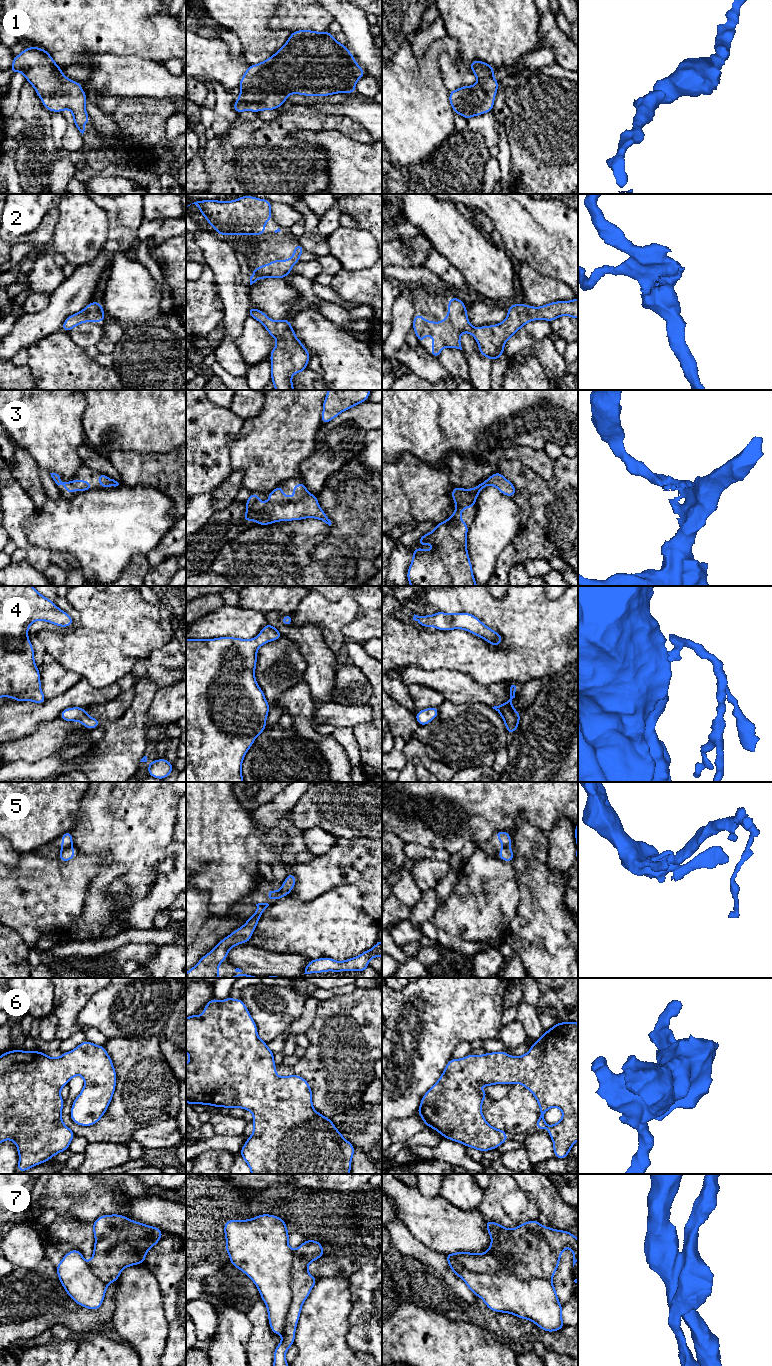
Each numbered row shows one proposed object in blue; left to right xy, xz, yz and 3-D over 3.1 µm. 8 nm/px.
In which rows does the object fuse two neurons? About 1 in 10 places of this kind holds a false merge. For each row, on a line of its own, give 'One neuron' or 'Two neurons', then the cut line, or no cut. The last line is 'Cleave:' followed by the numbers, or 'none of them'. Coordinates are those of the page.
1: One neuron. No split
2: One neuron. No split
3: One neuron. No split
4: One neuron. No split
5: One neuron. No split
6: One neuron. No split
7: Two neurons. Split along yz (454, 1253), (471, 1271), (507, 1270), (521, 1278), (550, 1280)
Cleave: 7

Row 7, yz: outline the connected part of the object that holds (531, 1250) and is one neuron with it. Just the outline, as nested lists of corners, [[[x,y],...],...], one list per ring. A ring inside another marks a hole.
[[[485,1220],[491,1244],[487,1252],[456,1252],[458,1262],[471,1272],[495,1274],[508,1271],[521,1279],[552,1280],[566,1247],[573,1252],[573,1267],[578,1261],[578,1239],[573,1233],[527,1221],[515,1229]]]

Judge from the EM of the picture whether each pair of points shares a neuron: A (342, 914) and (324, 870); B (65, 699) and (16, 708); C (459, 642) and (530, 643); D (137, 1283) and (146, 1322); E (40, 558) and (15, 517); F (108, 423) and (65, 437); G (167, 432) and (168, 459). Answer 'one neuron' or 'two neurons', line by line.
A: two neurons
B: one neuron
C: one neuron
D: one neuron
E: one neuron
F: two neurons
G: two neurons

